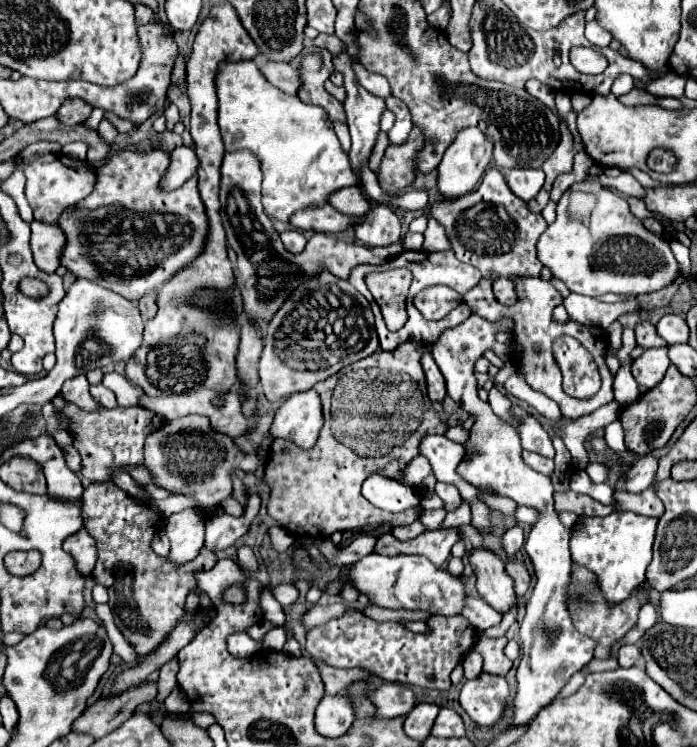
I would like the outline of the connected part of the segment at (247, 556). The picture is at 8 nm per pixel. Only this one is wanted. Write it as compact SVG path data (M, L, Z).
M240 546L240 548L238 548L238 560L240 560L240 566L242 566L242 568L246 568L246 570L256 570L256 558L254 558L252 548Z

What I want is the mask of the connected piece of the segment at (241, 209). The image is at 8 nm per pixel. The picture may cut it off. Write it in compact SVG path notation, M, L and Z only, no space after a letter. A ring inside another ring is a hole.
M250 150L226 152L222 160L222 184L220 184L220 202L222 202L222 222L226 228L226 238L230 248L236 250L238 262L234 266L234 280L242 296L244 314L256 326L264 326L280 310L286 298L310 278L316 278L324 270L336 278L348 280L352 268L360 264L380 264L390 256L402 252L400 244L388 248L364 248L358 244L348 244L336 240L324 232L316 232L302 254L292 254L284 248L280 234L274 230L272 220L264 214L260 202L260 162Z

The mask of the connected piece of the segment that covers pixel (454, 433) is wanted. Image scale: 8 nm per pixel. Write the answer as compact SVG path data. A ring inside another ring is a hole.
M462 425L449 428L445 436L454 442L464 444L470 436L470 430L465 430Z

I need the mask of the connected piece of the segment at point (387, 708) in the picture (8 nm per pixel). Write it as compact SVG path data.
M396 682L382 684L378 690L370 694L370 700L378 708L378 716L382 718L406 716L416 706L414 692L408 686Z

